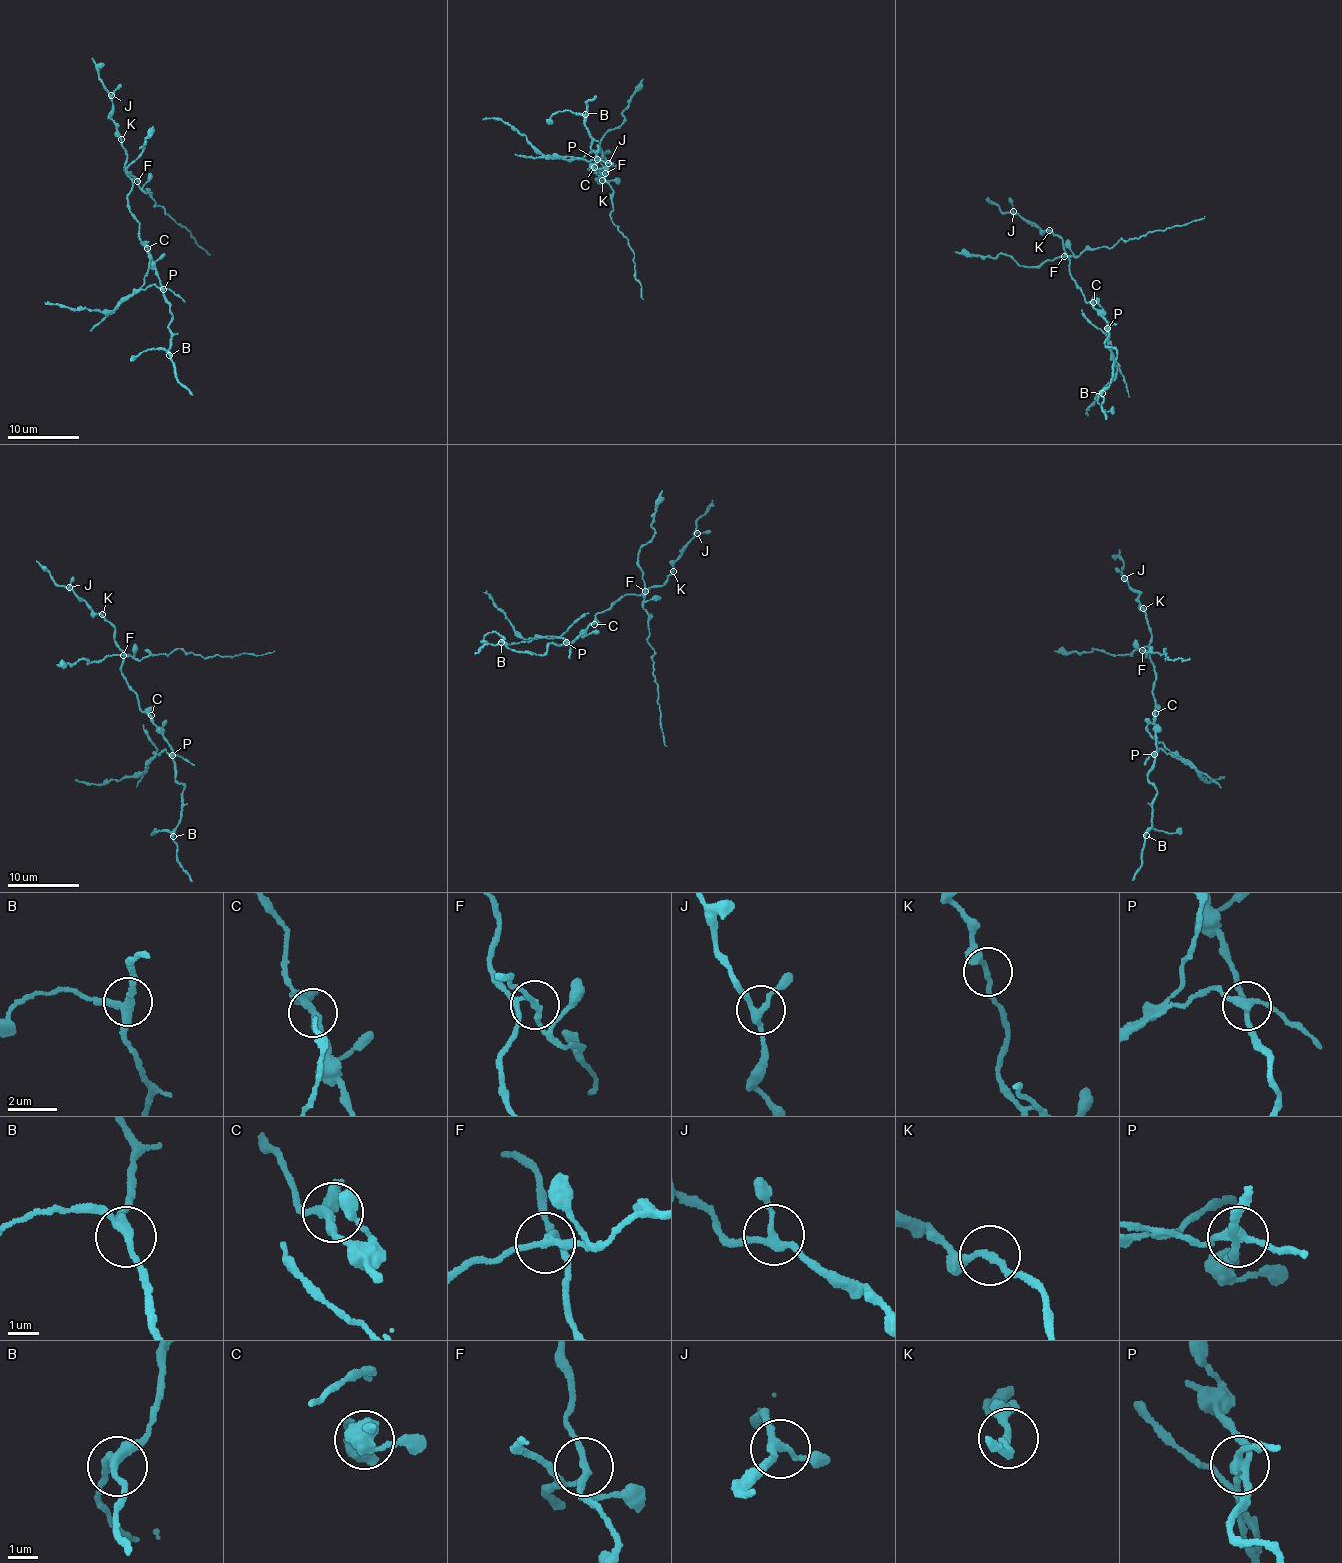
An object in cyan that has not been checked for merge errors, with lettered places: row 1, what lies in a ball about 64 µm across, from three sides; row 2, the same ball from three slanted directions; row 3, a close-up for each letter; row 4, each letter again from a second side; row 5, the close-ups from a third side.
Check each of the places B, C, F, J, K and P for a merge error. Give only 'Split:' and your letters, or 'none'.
Split: F, P

